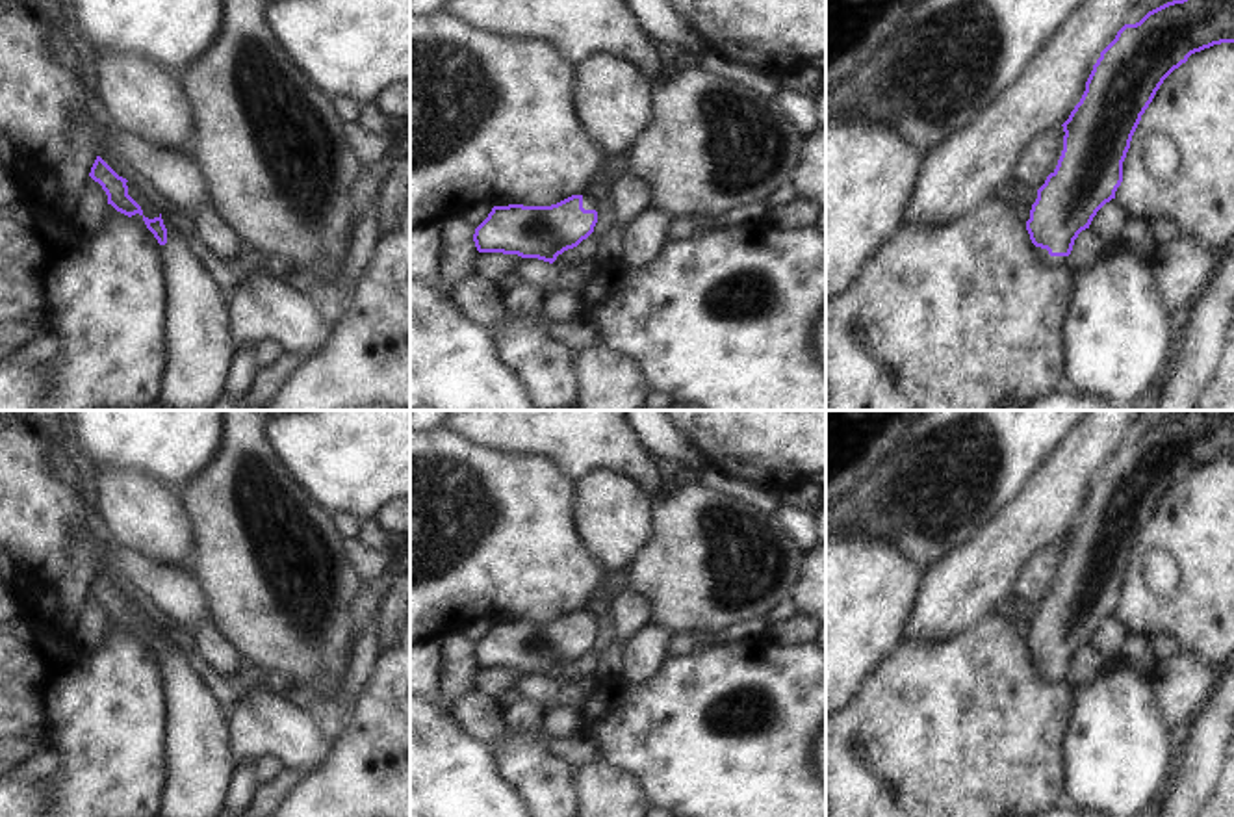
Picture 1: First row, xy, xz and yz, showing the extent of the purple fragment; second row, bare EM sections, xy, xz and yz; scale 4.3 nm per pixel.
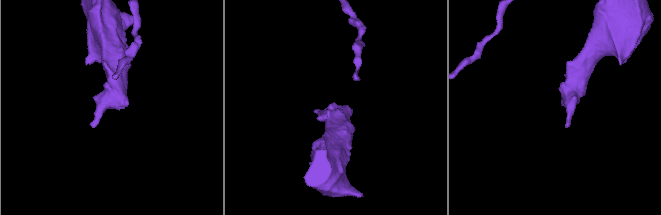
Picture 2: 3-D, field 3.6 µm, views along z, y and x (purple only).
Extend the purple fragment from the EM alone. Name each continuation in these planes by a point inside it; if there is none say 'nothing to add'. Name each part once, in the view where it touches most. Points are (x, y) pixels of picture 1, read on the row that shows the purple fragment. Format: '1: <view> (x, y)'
1: yz (1056, 262)

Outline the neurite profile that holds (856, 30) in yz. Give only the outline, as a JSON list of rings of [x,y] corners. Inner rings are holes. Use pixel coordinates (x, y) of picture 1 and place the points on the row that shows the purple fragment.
[[[826,0],[826,91],[855,74],[920,0]]]

